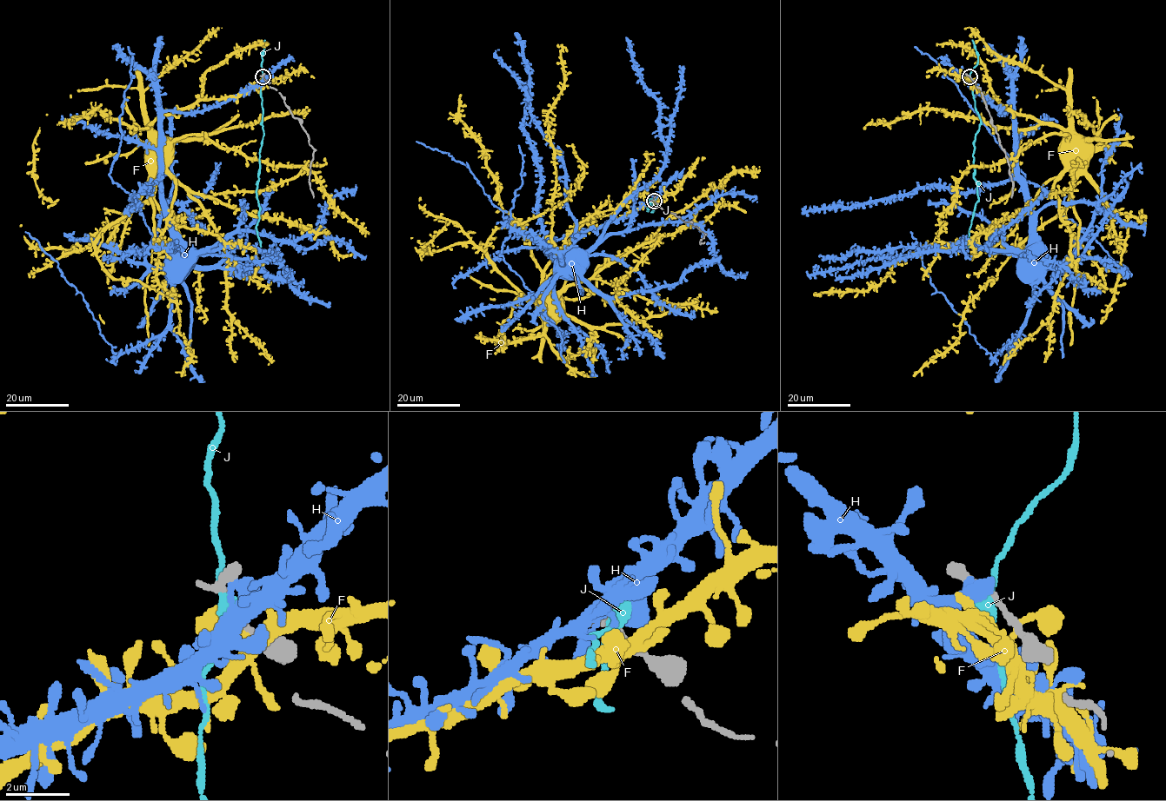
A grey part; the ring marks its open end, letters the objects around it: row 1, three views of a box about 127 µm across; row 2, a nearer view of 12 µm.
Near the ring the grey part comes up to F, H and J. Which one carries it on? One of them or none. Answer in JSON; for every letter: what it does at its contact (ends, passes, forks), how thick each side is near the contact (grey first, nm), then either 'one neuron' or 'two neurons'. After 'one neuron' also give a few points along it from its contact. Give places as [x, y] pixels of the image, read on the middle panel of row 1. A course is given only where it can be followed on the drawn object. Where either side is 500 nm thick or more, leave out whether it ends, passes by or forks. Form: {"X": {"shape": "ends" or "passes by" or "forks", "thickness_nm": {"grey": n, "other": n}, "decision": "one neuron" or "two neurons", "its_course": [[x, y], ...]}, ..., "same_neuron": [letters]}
{"F": {"shape": "forks", "thickness_nm": {"grey": 220, "other": 200}, "decision": "two neurons"}, "H": {"thickness_nm": {"grey": 300, "other": 500}, "decision": "two neurons"}, "J": {"shape": "passes by", "thickness_nm": {"grey": 220, "other": 340}, "decision": "one neuron"}, "same_neuron": ["J"]}

